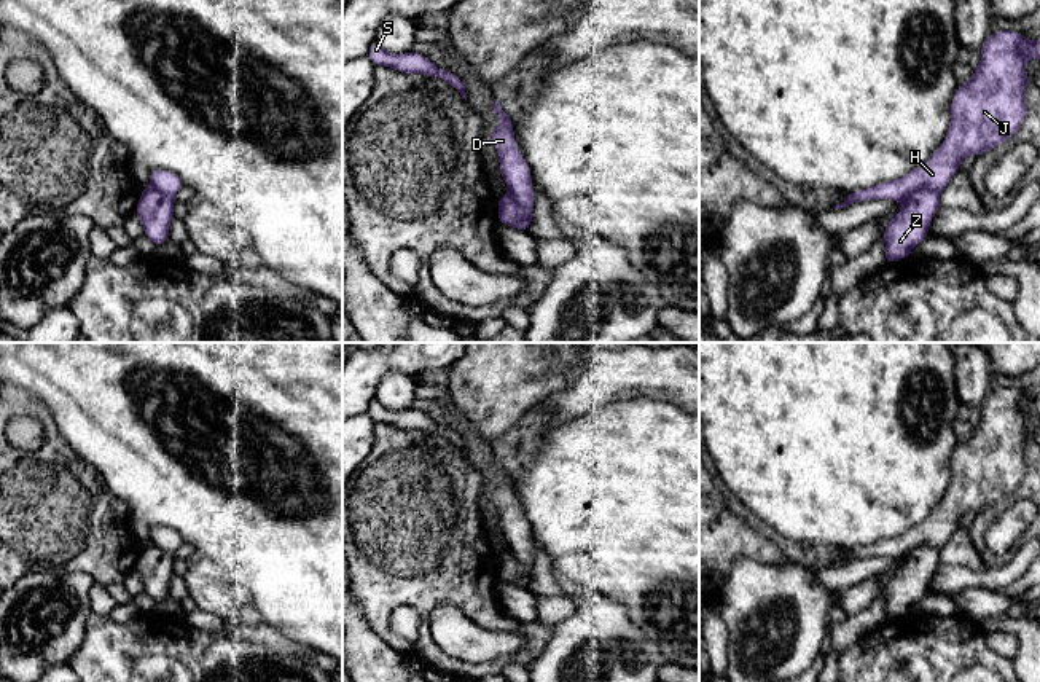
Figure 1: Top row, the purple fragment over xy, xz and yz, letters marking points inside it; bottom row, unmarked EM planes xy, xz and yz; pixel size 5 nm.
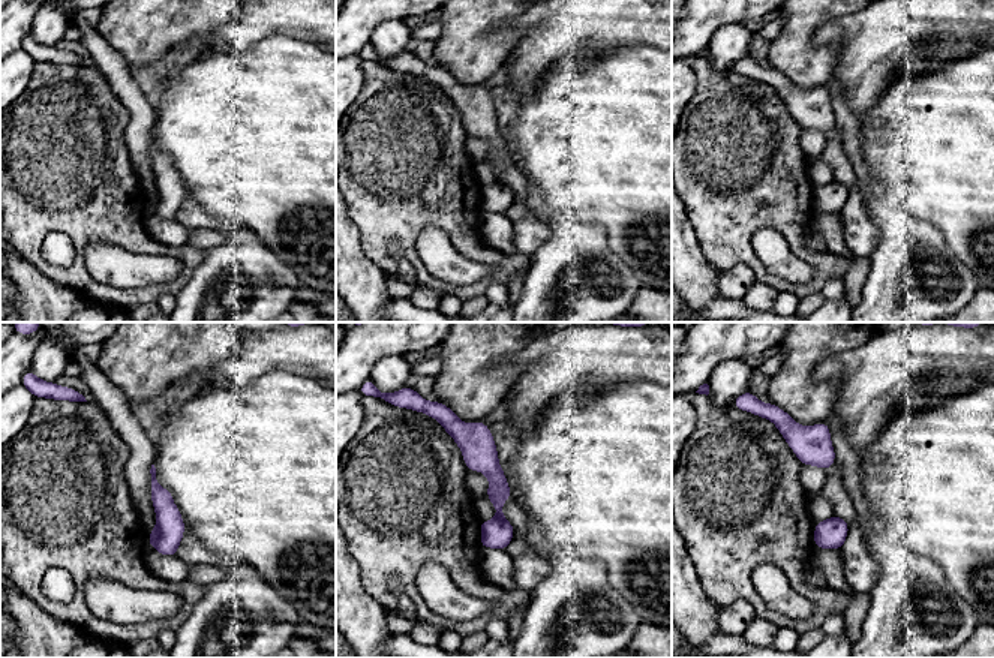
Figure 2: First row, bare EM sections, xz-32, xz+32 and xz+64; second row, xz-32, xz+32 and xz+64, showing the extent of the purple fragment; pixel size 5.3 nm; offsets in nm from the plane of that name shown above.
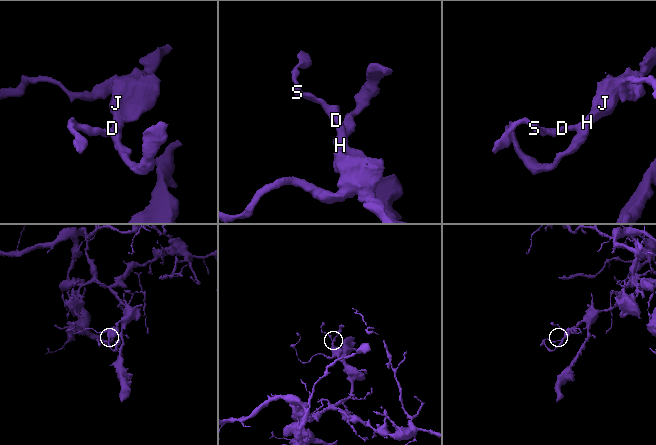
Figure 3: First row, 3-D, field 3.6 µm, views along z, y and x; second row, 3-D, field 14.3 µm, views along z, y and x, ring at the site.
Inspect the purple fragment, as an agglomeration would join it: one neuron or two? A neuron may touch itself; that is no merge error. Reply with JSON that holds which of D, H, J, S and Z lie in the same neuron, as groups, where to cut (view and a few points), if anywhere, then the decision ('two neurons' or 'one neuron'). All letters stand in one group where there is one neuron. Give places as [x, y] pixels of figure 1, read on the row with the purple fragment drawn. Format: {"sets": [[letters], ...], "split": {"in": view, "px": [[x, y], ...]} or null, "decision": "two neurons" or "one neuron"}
{"sets": [["D", "H", "J", "S"], ["Z"]], "split": {"in": "yz", "px": [[938, 192], [919, 188], [905, 201]]}, "decision": "two neurons"}

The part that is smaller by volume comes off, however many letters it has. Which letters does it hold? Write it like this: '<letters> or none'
Z

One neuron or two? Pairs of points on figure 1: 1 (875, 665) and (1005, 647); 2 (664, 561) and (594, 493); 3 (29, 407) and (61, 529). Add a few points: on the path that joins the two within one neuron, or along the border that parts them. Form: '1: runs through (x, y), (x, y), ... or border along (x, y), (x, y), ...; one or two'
1: border along (985, 631), (988, 646), (996, 654), (1013, 662); two
2: runs through (647, 544), (612, 509); one
3: runs through (53, 435), (54, 497); one

